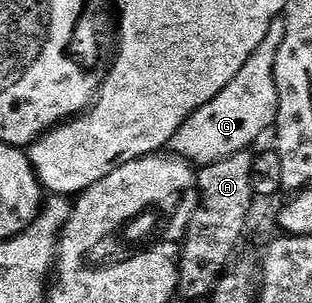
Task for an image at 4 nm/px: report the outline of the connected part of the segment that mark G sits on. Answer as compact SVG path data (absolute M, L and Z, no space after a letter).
M282 17L271 21L269 32L265 32L265 40L257 44L257 52L245 60L245 68L209 100L197 112L193 112L177 128L171 138L169 150L172 155L186 158L196 167L202 168L213 164L217 160L225 160L242 150L251 150L254 142L266 130L270 131L275 124L275 117L279 111L279 93L275 83L275 65L277 51L281 49L281 40L285 40L285 24Z

